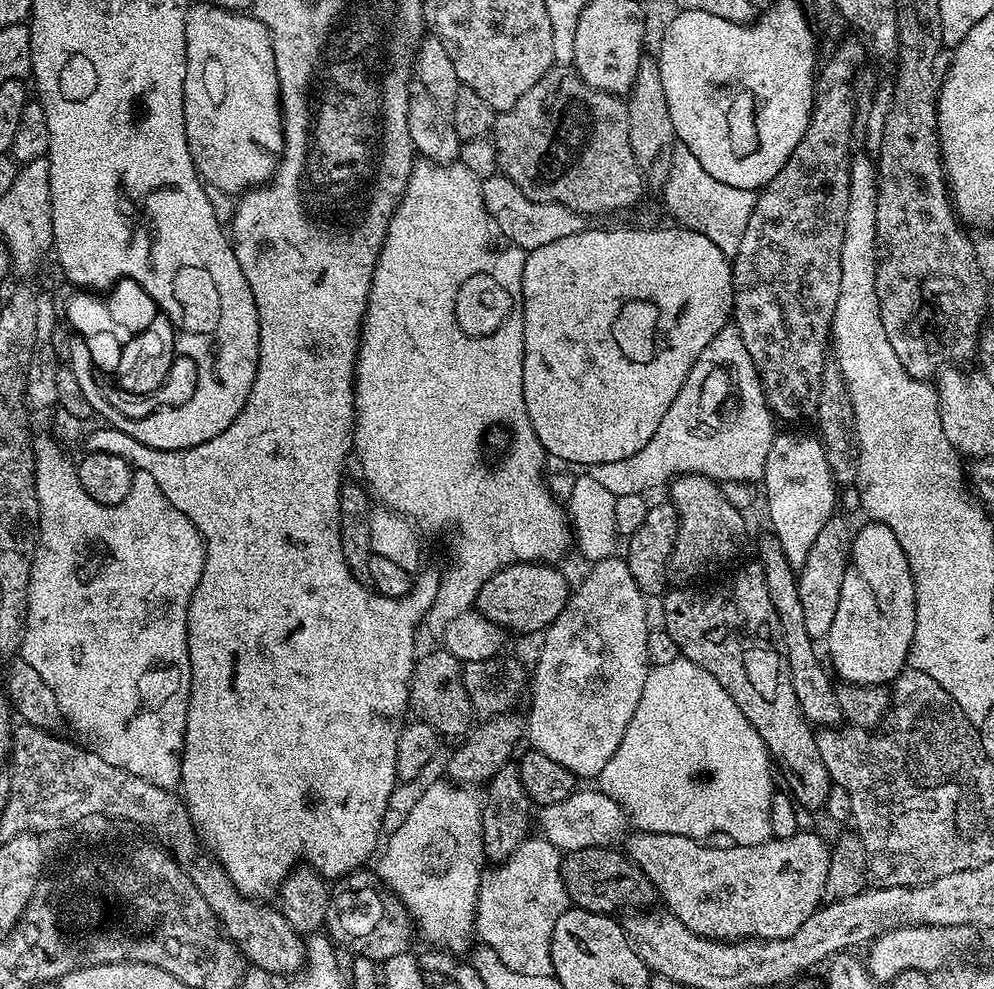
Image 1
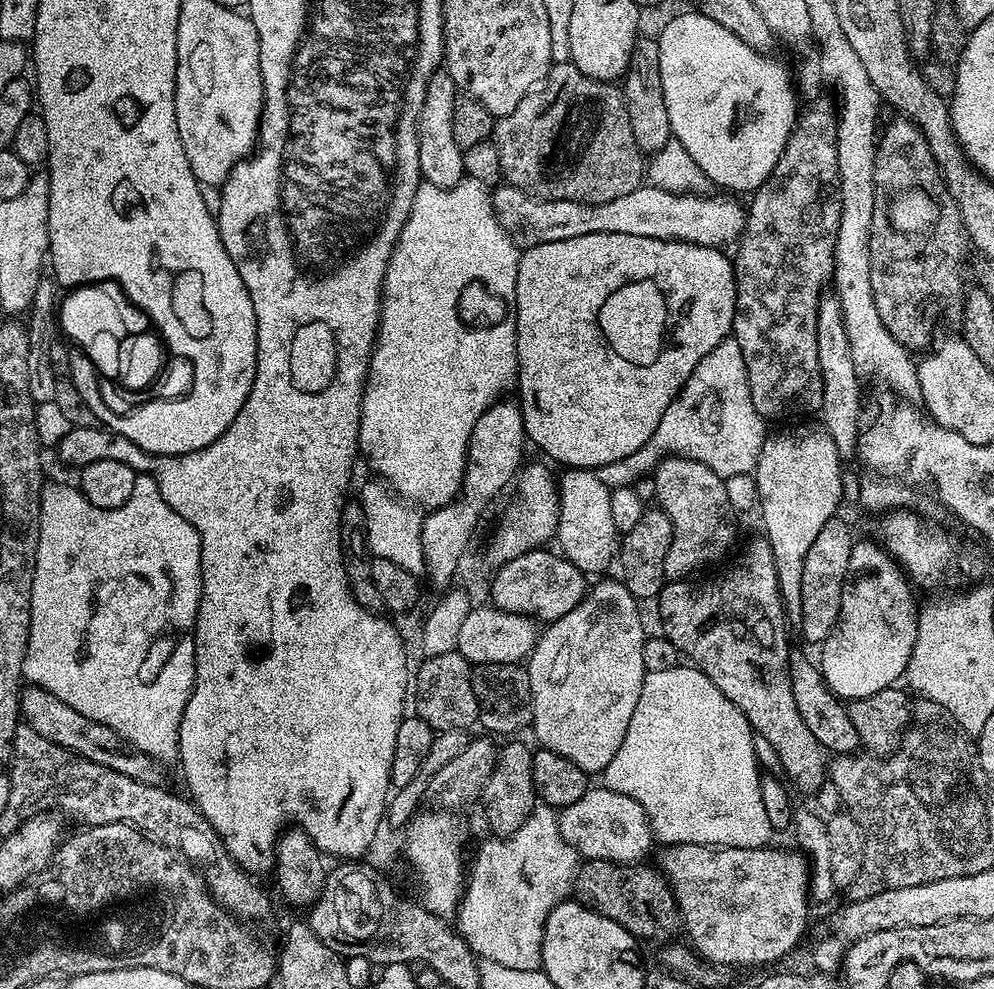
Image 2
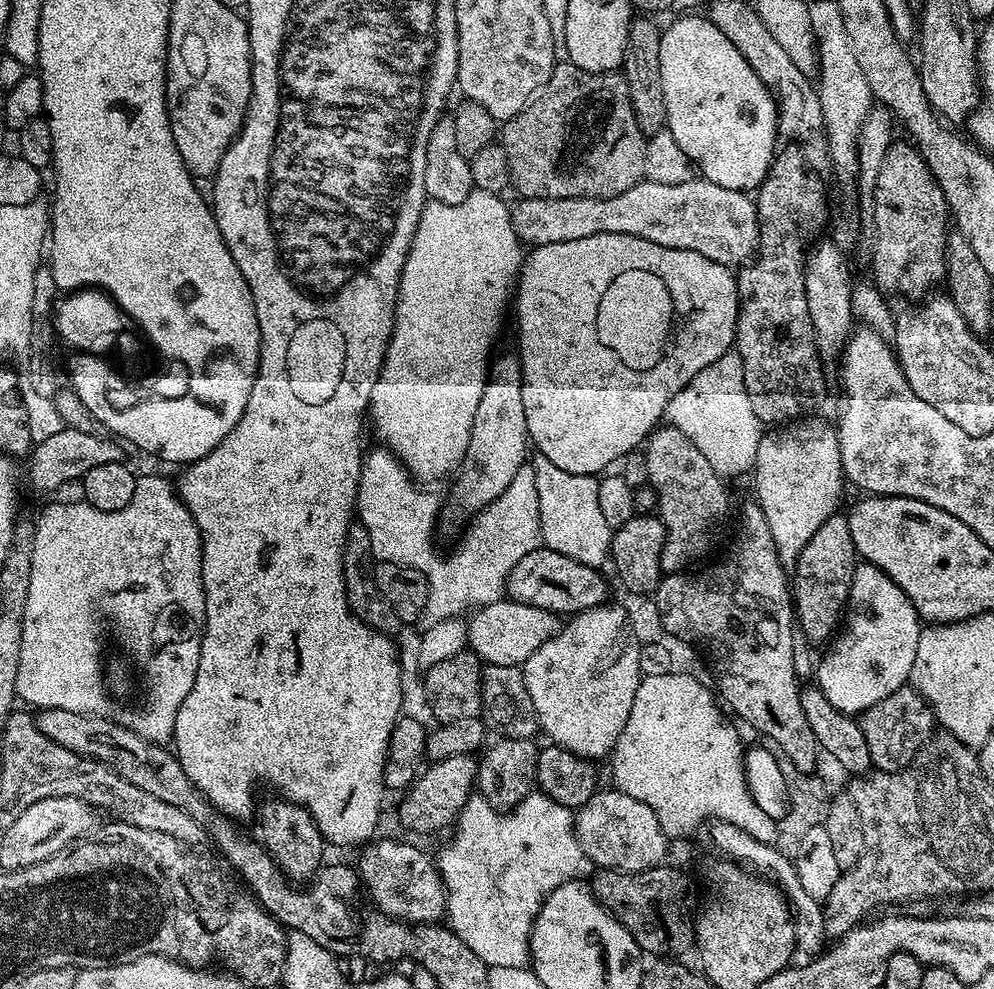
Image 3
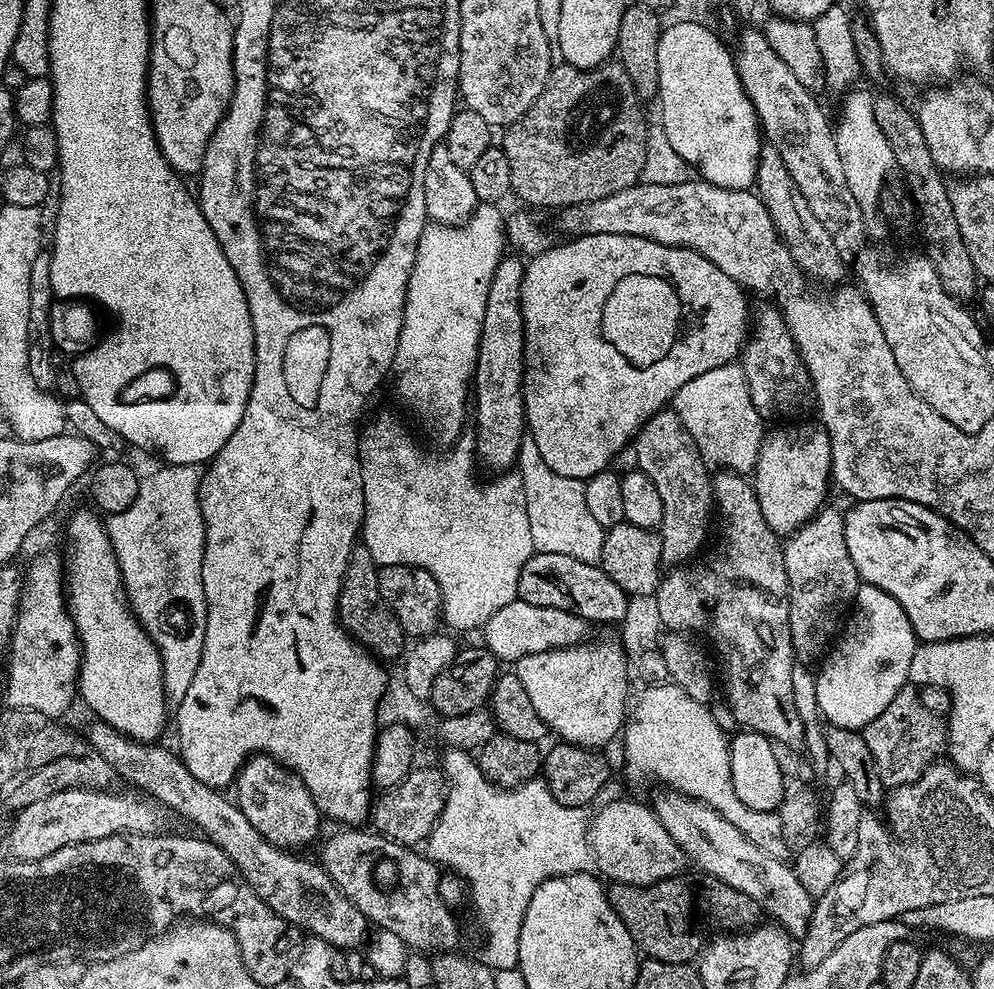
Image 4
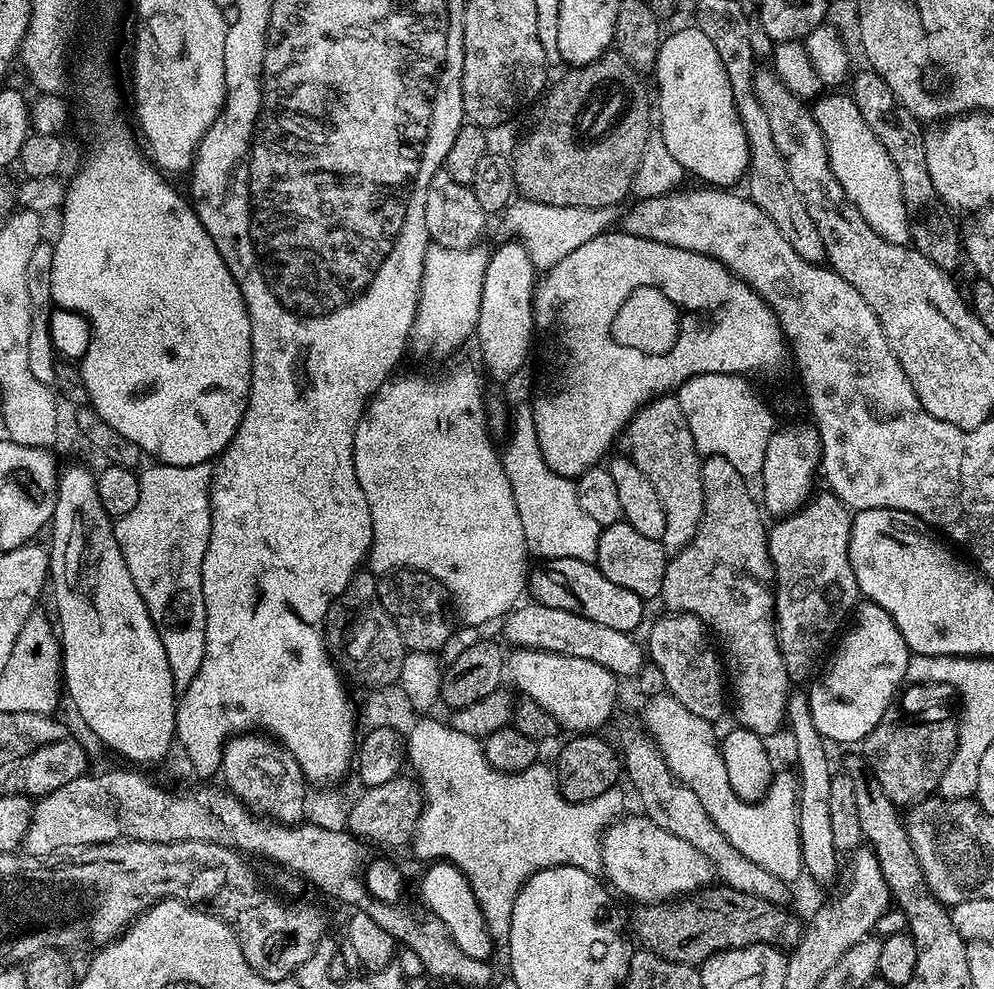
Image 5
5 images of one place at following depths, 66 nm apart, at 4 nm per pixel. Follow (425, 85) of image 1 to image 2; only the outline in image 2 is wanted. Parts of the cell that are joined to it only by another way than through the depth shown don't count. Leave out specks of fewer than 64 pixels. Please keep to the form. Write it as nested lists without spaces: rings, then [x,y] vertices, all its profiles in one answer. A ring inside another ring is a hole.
[[[437,71],[428,83],[428,93],[420,111],[420,122],[416,125],[418,134],[418,162],[420,175],[425,181],[439,188],[453,188],[464,175],[464,153],[454,142],[454,102],[458,95],[456,83],[450,79],[447,71]]]

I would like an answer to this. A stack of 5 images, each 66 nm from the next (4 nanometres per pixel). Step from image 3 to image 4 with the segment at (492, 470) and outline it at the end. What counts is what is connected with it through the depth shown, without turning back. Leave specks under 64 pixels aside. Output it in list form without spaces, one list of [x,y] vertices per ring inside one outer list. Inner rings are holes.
[[[505,257],[500,261],[490,294],[487,295],[486,313],[483,315],[482,334],[479,340],[479,358],[473,376],[474,418],[477,459],[494,469],[509,471],[520,453],[521,442],[526,436],[524,418],[524,319],[521,314],[521,284],[524,277],[523,261]]]

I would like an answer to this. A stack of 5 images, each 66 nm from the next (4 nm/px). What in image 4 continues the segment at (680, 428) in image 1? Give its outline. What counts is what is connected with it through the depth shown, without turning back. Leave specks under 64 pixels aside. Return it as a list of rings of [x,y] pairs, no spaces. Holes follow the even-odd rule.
[[[743,363],[714,366],[714,370],[706,370],[706,374],[692,376],[690,382],[678,390],[671,407],[709,465],[717,464],[717,469],[741,474],[753,471],[766,426],[750,398]]]

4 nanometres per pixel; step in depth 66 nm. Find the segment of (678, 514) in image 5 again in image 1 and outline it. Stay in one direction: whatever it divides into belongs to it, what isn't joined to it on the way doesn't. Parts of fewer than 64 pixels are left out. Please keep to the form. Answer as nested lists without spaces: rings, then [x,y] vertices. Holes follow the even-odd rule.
[[[702,475],[678,476],[668,486],[669,501],[679,514],[679,530],[666,569],[676,586],[698,582],[734,561],[746,544],[745,515],[727,501],[719,483]]]

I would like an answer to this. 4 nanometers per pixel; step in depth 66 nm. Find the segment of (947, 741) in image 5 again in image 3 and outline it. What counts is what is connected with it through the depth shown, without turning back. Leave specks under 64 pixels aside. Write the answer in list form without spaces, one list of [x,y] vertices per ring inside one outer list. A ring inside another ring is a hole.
[[[911,686],[894,690],[894,694],[882,698],[882,702],[859,713],[858,719],[866,738],[866,746],[870,749],[872,767],[881,772],[902,771],[934,736],[934,713],[924,703],[920,693]]]

